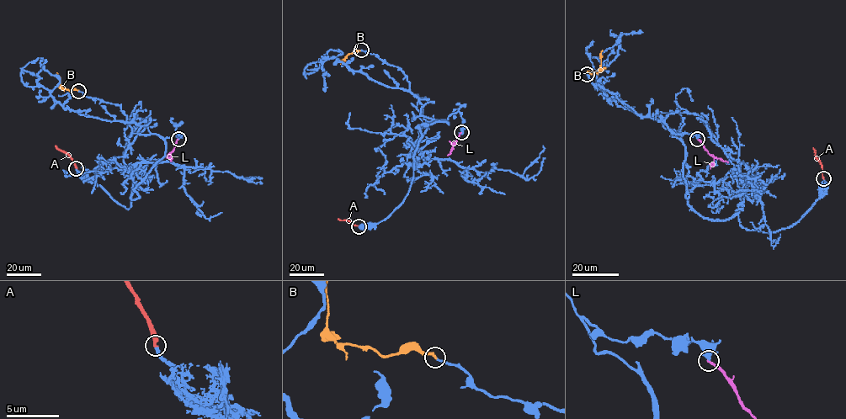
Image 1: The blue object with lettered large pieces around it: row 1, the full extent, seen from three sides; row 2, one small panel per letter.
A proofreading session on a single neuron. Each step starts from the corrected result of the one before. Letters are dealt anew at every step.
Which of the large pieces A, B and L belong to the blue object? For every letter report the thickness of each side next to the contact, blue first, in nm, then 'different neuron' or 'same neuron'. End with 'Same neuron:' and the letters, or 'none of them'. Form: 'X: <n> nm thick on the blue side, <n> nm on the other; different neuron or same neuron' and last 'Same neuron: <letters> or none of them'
A: 320 nm thick on the blue side, 320 nm on the other; same neuron
B: 200 nm thick on the blue side, 220 nm on the other; same neuron
L: 500 nm thick on the blue side, 200 nm on the other; different neuron
Same neuron: A, B

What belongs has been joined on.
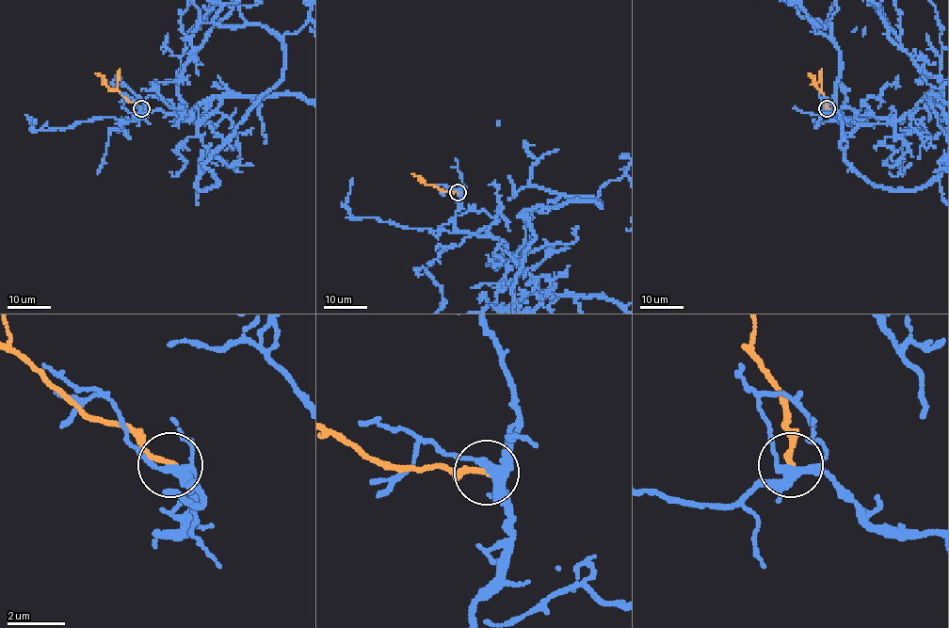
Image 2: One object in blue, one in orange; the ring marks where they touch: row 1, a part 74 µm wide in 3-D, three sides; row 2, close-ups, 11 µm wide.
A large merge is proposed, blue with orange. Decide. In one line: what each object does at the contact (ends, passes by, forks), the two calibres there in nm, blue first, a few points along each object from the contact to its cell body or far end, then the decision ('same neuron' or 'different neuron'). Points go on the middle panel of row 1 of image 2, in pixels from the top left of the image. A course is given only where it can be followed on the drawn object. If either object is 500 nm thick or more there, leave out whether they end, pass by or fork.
blue forks there; orange ends there; 300 nm thick on the blue side, 220 nm on the other; orange runs (458, 191), (441, 190), (412, 174); different neuron

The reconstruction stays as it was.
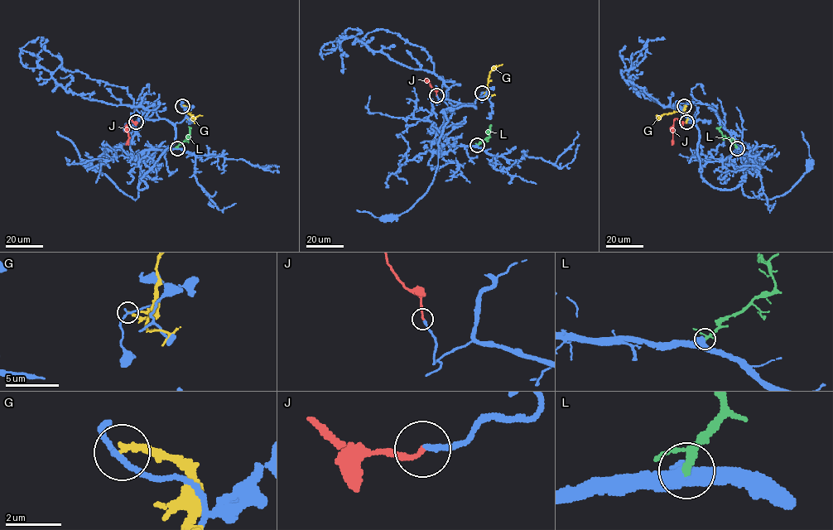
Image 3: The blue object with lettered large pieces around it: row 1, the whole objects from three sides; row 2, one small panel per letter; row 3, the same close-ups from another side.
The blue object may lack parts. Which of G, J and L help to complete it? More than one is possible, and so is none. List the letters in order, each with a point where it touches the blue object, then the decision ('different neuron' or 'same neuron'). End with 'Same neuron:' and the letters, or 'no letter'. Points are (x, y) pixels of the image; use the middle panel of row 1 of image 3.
G: meets blue at (482, 93); different neuron
J: meets blue at (436, 95); same neuron
L: meets blue at (477, 145); same neuron
Same neuron: J, L

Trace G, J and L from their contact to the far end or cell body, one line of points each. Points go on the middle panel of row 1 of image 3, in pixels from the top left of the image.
G: (482, 93), (487, 91), (490, 70), (503, 65)
J: (436, 95), (426, 80), (429, 80)
L: (477, 145), (488, 137), (488, 129)

